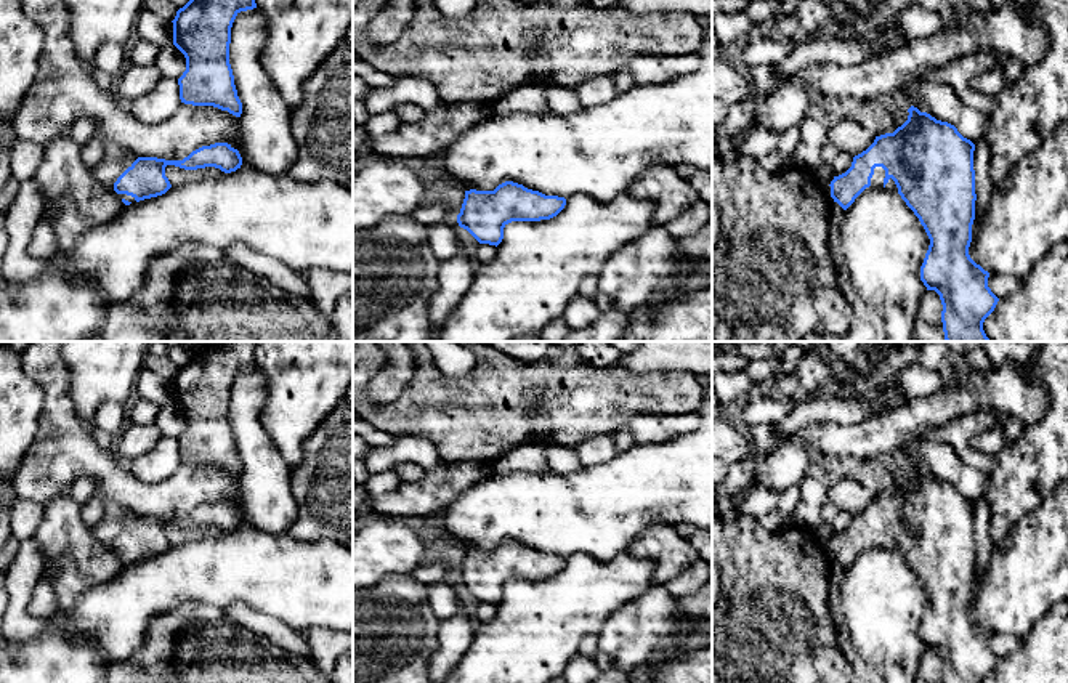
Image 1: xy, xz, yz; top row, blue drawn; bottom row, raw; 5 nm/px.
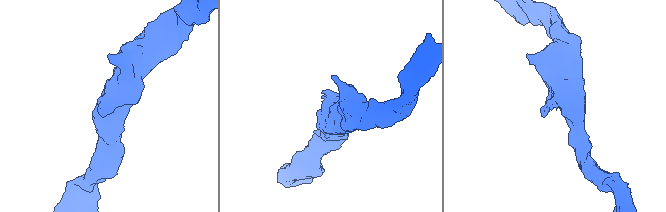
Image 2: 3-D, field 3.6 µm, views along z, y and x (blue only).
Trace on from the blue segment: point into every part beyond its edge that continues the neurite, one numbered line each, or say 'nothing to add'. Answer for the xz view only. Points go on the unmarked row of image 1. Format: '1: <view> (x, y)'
nothing to add

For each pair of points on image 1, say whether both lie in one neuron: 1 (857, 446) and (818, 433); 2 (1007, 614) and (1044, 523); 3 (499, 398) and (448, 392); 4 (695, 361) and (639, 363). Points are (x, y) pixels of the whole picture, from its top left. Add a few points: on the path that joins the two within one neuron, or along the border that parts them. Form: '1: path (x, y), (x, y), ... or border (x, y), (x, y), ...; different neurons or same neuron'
1: path (847, 440), (828, 438); same neuron
2: path (1014, 592), (1044, 560), (1044, 545); same neuron
3: path (486, 398), (461, 398); same neuron
4: path (680, 358), (653, 358); same neuron

